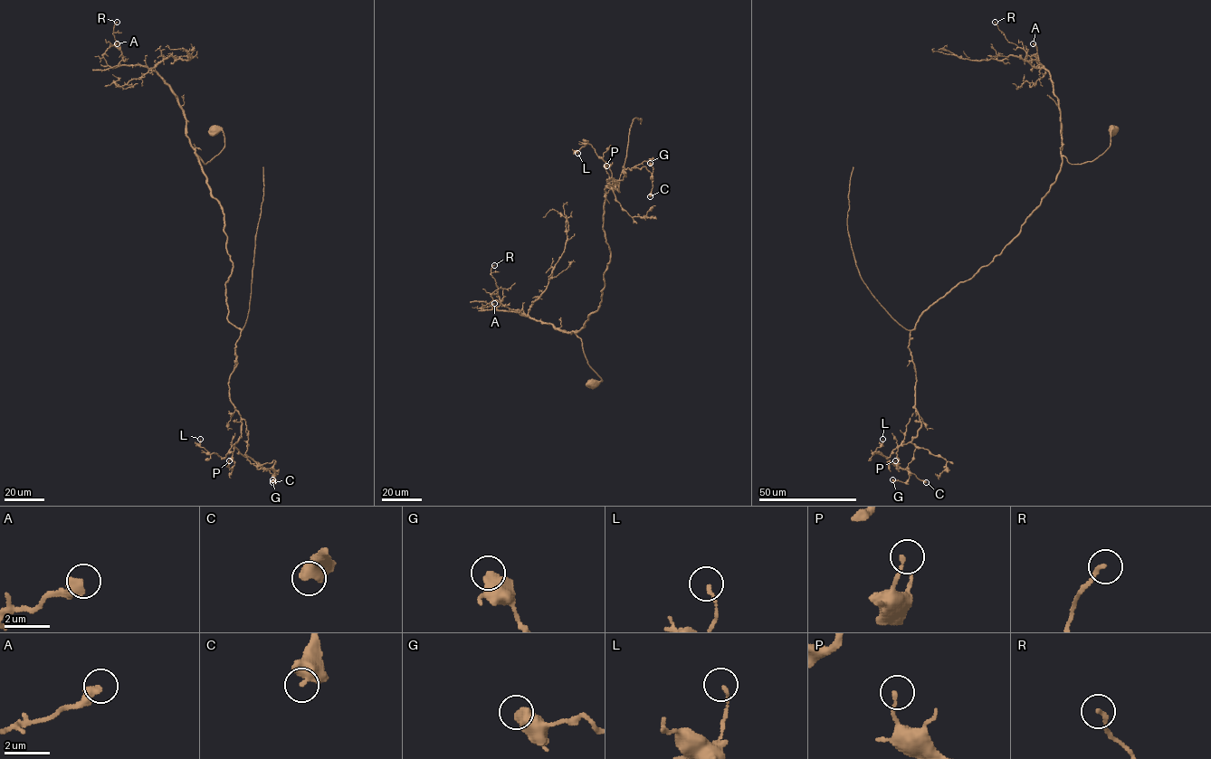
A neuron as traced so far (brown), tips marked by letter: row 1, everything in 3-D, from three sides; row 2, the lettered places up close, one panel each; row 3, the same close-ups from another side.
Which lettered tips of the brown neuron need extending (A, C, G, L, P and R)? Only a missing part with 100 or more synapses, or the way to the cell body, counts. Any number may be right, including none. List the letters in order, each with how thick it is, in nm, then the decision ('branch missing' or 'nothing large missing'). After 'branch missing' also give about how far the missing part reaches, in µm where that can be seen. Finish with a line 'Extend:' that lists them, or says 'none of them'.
A: calibre 440 nm; nothing large missing
C: calibre 360 nm; nothing large missing
G: calibre 600 nm; nothing large missing
L: calibre 140 nm; nothing large missing
P: calibre 160 nm; nothing large missing
R: calibre 180 nm; nothing large missing
Extend: none of them

